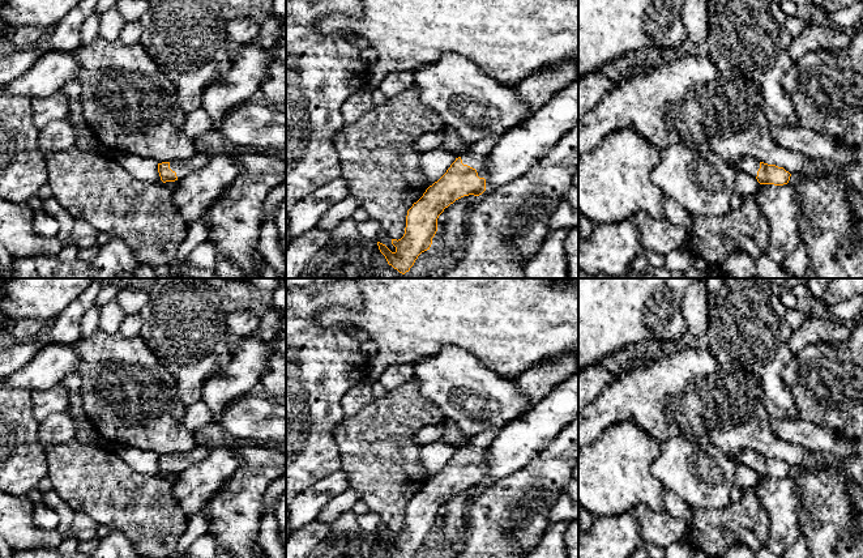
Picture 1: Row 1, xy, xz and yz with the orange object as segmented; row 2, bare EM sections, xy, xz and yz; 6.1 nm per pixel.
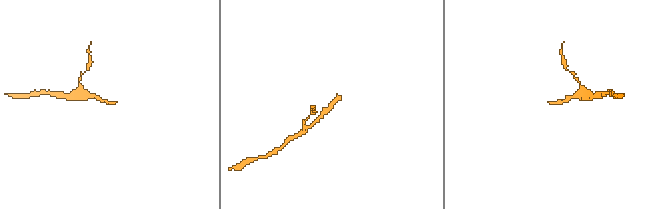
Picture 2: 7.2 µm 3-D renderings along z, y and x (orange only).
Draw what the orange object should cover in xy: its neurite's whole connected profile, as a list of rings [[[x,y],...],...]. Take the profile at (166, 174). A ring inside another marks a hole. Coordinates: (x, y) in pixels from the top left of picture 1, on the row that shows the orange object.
[[[196,153],[189,159],[174,159],[170,162],[158,163],[161,180],[163,183],[180,180],[202,167],[209,159],[210,156],[206,153]]]

